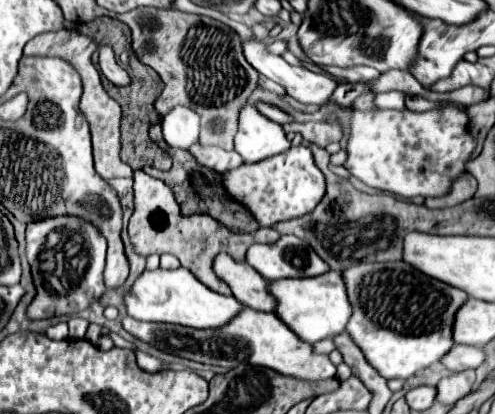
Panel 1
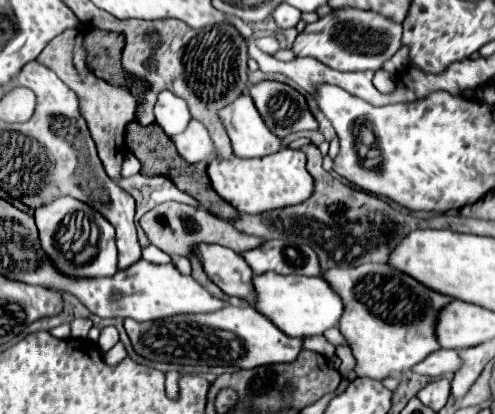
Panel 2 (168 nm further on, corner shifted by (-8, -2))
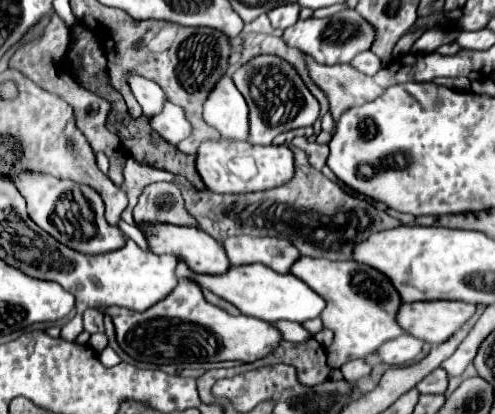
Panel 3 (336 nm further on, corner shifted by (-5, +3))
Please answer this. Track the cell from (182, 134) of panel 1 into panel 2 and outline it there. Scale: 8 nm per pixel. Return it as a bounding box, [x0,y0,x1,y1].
[154,91,190,135]

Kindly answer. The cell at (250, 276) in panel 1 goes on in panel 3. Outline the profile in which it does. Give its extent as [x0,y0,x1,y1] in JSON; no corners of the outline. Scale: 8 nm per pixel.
[141,224,231,274]

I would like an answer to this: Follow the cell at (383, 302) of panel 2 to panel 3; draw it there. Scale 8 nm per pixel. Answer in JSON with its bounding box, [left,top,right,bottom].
[291,256,407,368]

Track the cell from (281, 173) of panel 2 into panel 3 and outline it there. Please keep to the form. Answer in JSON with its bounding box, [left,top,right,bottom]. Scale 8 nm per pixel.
[197,138,295,194]

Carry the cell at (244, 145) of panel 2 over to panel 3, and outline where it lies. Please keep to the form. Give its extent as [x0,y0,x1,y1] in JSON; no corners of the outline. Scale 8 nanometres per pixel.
[203,76,249,140]

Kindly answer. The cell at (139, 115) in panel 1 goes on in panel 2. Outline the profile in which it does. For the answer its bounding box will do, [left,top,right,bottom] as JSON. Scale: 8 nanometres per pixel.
[84,29,144,99]

